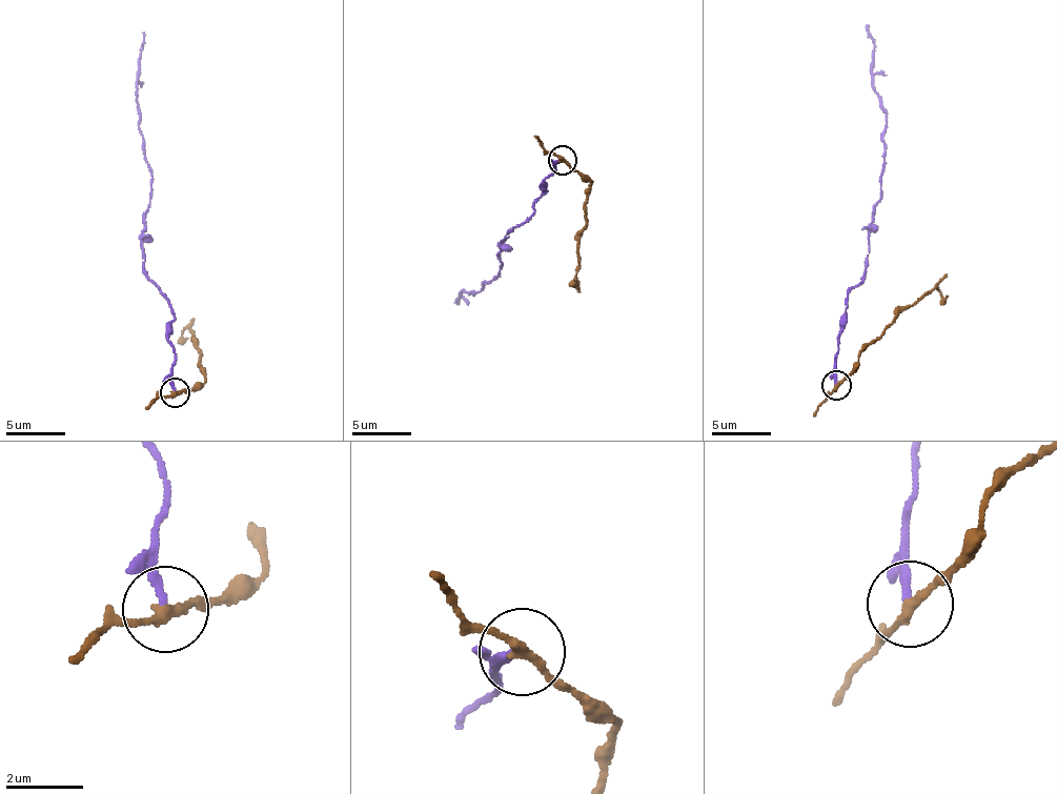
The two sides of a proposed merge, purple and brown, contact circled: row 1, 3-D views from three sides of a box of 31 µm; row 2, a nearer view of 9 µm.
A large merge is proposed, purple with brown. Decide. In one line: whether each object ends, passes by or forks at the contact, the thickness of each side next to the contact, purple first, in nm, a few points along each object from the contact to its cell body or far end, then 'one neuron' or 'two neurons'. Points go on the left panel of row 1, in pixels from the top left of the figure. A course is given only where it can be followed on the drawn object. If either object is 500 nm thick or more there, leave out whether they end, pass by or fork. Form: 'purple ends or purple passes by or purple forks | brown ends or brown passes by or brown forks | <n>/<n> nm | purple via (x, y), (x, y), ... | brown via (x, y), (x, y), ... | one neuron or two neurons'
purple ends | brown passes by | 200/220 nm | purple via (176, 390), (168, 324), (173, 309), (144, 269), (141, 230), (149, 164), (138, 120), (137, 90), (145, 33) | brown via (176, 393), (196, 386), (204, 377), (191, 331), (186, 329), (182, 344) | two neurons

